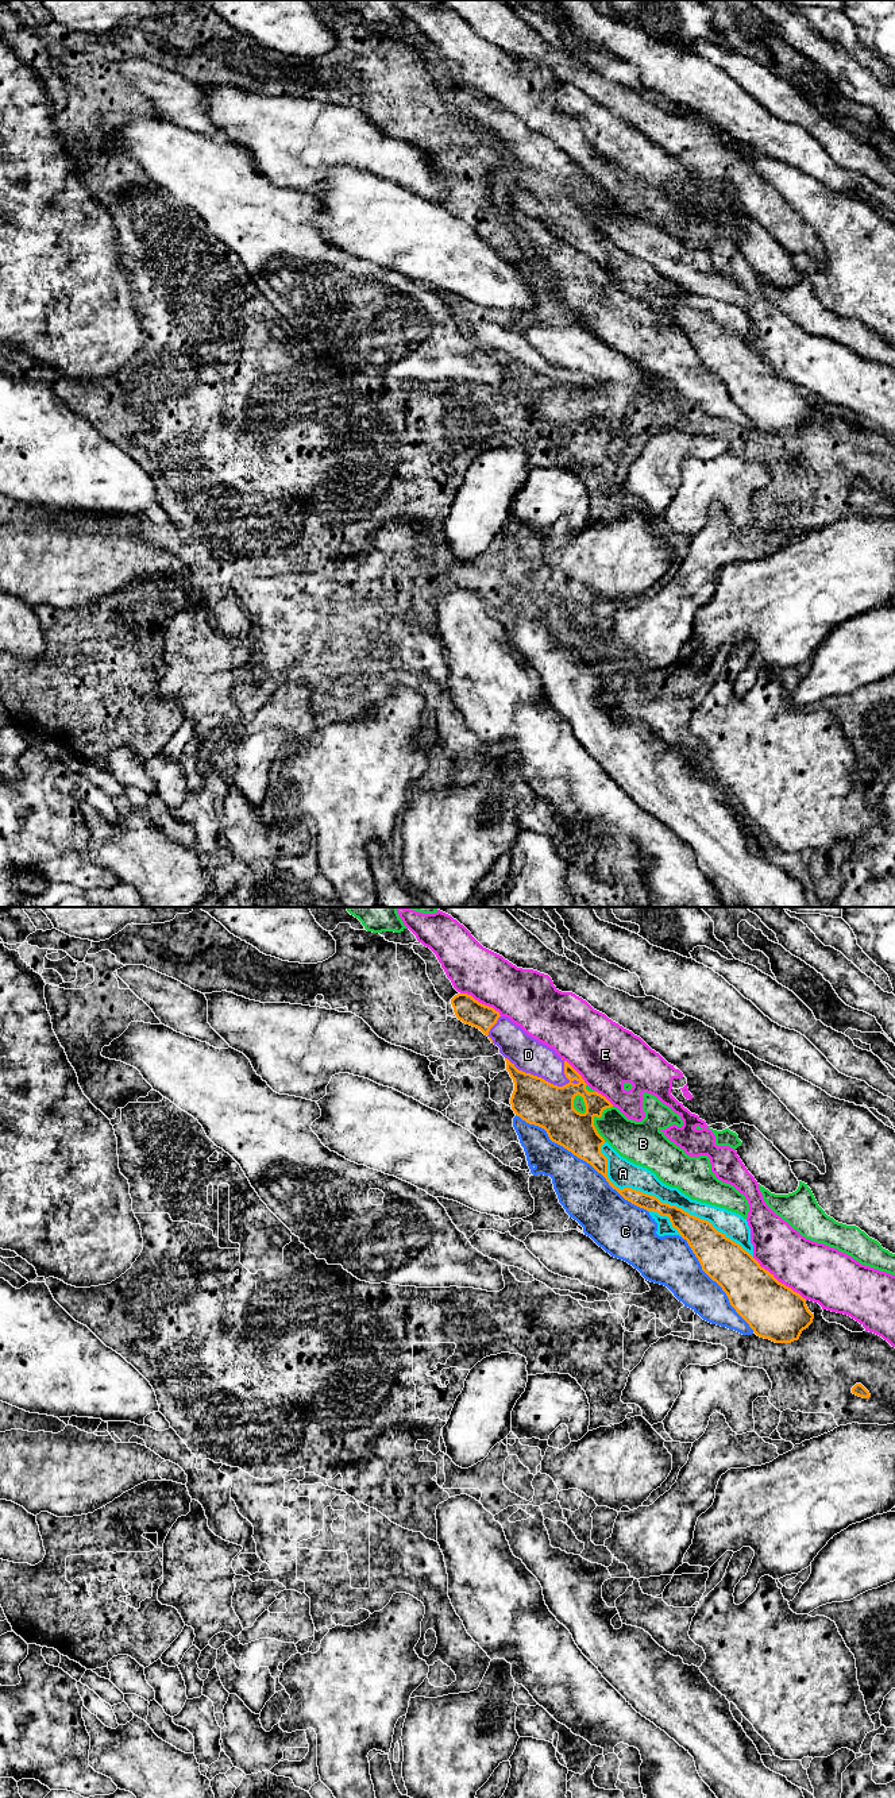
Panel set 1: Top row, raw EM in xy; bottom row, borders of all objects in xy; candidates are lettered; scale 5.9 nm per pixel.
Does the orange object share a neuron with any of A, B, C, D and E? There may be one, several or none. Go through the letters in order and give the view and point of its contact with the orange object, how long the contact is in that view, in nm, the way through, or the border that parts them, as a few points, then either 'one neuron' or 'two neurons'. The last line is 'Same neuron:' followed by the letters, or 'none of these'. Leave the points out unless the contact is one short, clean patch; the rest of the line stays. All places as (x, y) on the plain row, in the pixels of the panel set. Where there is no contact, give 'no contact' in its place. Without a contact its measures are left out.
A: contact xy (664, 296); length 1100 nm; two neurons
B: contact xy (593, 212); length 220 nm; two neurons
C: contact xy (581, 251); length 950 nm; two neurons
D: contact xy (543, 172); length 480 nm; one neuron
E: contact xy (778, 374); length 420 nm; two neurons
Same neuron: D

